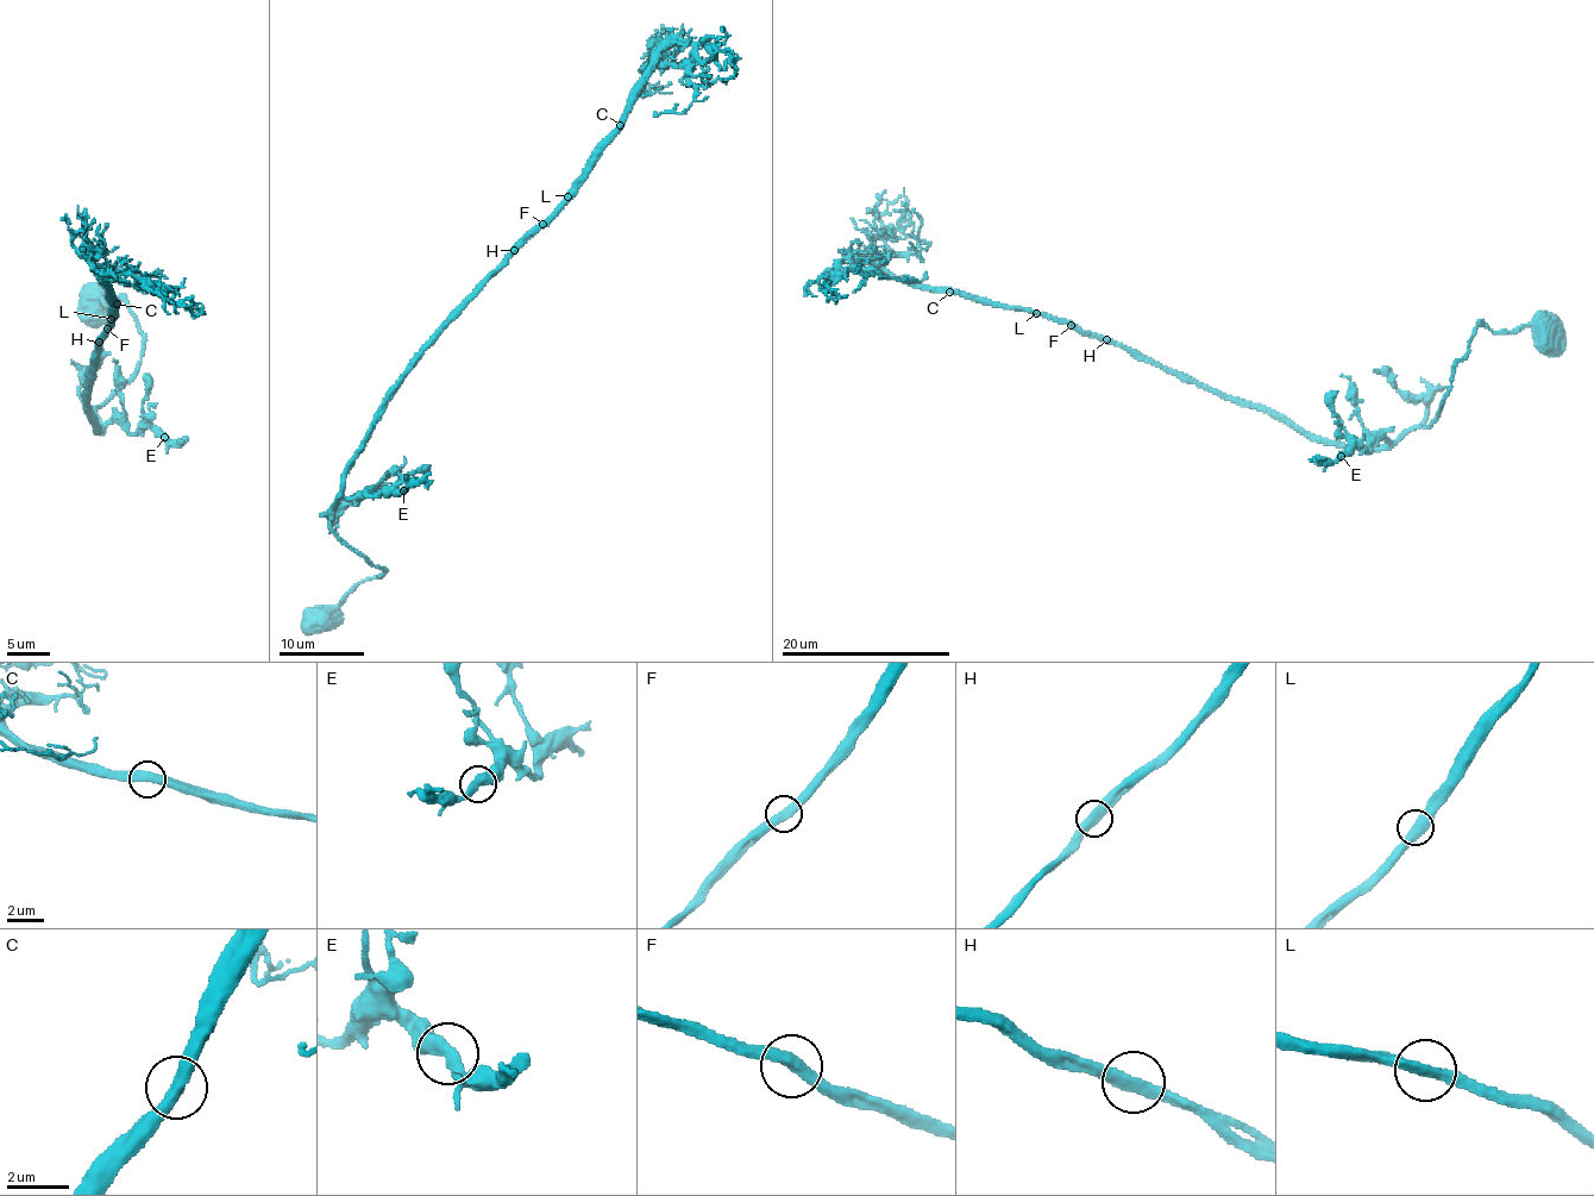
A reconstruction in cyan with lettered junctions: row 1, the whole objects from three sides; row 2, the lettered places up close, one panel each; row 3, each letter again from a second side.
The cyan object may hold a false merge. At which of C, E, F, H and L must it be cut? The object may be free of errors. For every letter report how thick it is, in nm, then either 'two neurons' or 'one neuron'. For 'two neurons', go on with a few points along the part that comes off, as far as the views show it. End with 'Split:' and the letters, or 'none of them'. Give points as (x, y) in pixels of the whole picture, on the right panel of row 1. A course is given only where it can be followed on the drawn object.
C: 440 nm | one neuron
E: 440 nm | one neuron
F: 440 nm | one neuron
H: 440 nm | one neuron
L: 420 nm | one neuron
Split: none of them

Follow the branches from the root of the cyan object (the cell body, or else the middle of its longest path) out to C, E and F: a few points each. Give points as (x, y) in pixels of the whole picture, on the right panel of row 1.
C: (1198, 382), (1121, 345), (1084, 336), (1045, 314), (986, 304), (949, 292)
E: (1198, 382), (1341, 445), (1380, 448), (1388, 443), (1378, 440), (1369, 451), (1362, 452), (1350, 446), (1341, 456)
F: (1198, 382), (1121, 345), (1085, 336), (1071, 325)

